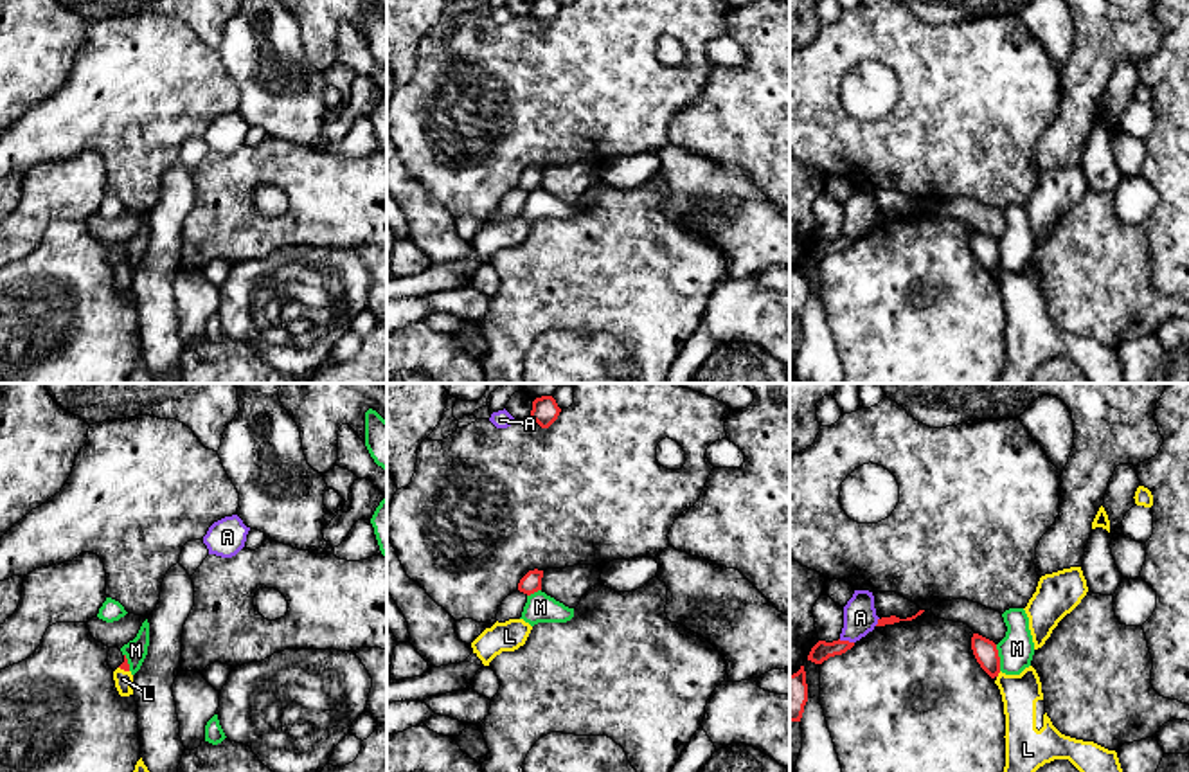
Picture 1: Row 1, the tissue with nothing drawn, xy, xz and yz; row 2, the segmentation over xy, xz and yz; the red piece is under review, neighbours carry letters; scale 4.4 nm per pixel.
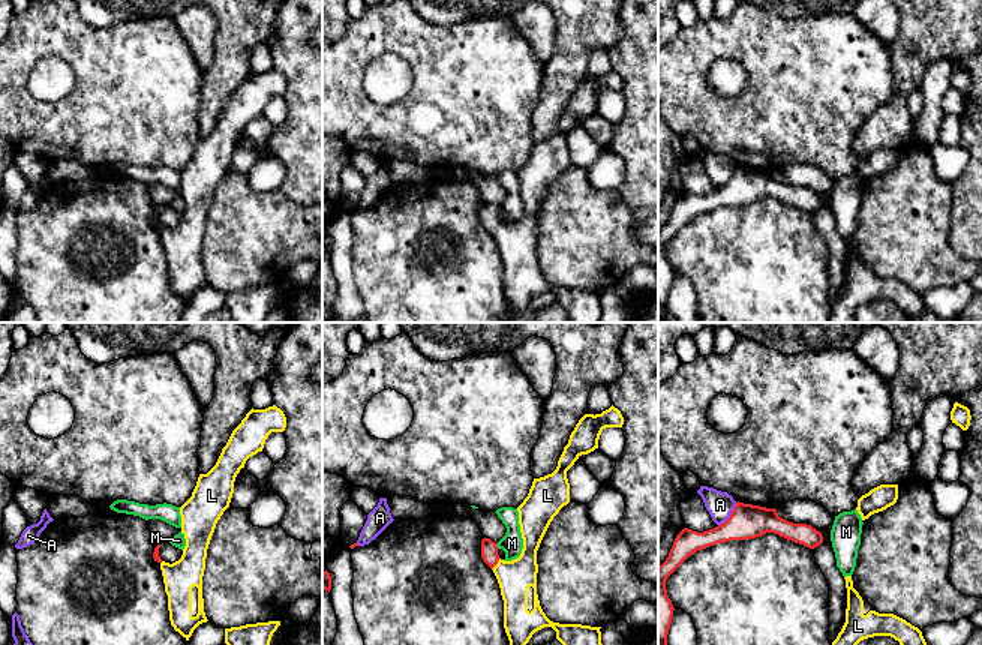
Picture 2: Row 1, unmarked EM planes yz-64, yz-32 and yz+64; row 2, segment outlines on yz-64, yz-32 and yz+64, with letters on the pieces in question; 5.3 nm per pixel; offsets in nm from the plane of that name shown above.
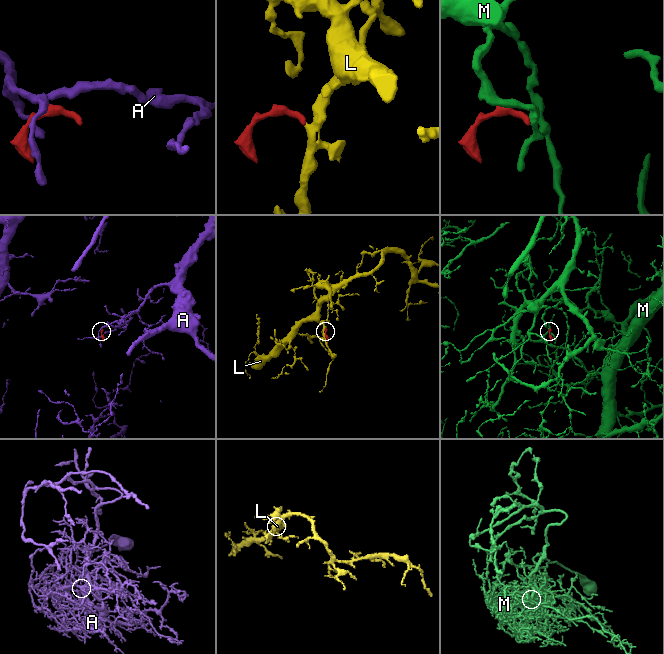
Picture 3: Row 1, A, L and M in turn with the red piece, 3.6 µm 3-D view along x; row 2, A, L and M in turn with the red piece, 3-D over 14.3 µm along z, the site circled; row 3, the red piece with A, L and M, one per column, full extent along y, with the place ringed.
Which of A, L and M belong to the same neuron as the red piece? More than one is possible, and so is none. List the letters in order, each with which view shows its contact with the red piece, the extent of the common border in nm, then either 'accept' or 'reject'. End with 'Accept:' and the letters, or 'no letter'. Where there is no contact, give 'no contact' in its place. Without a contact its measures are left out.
A: yz | 70 nm | reject
L: yz | 40 nm | accept
M: yz | 120 nm | reject
Accept: L

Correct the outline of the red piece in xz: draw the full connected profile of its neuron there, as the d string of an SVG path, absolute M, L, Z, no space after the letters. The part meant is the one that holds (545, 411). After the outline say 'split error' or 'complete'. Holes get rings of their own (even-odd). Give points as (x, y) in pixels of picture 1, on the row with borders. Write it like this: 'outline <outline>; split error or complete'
outline M541 396L532 401L531 419L541 428L549 428L558 419L559 412L561 408L552 396Z; complete

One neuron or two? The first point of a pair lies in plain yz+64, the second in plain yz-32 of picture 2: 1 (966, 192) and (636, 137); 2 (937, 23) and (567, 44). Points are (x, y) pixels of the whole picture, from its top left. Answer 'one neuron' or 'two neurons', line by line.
1: one neuron
2: one neuron

